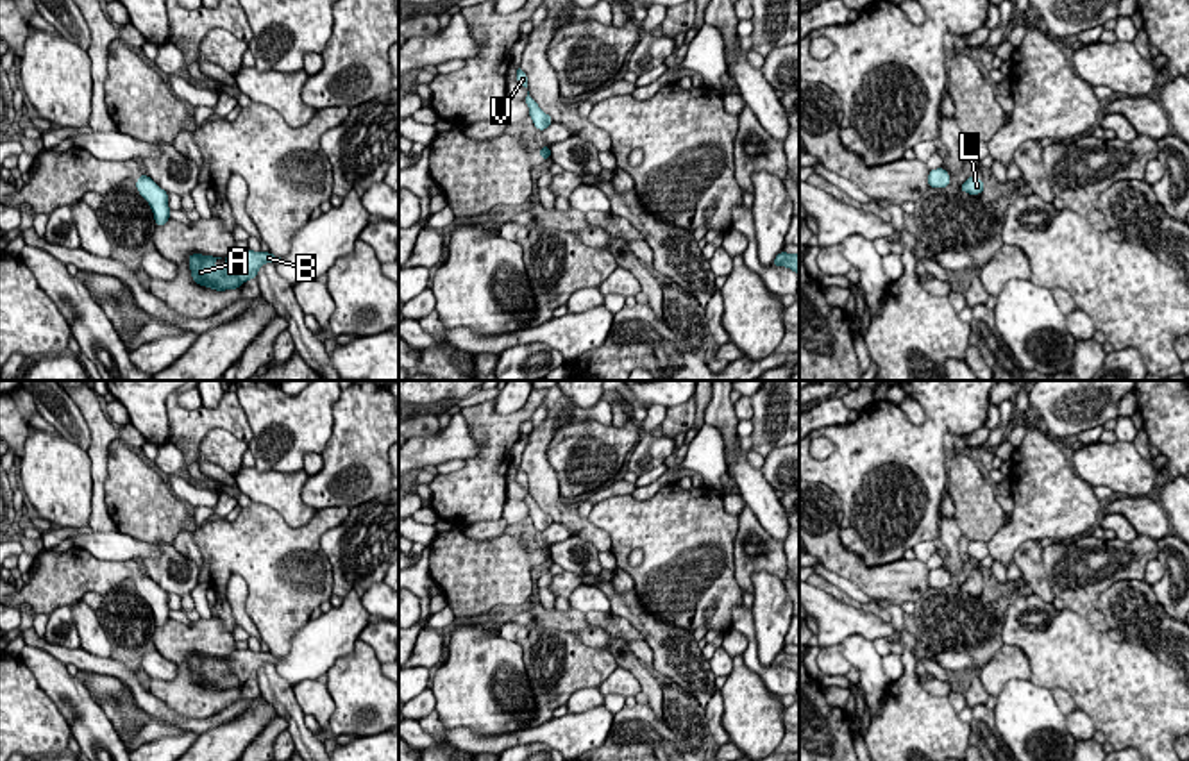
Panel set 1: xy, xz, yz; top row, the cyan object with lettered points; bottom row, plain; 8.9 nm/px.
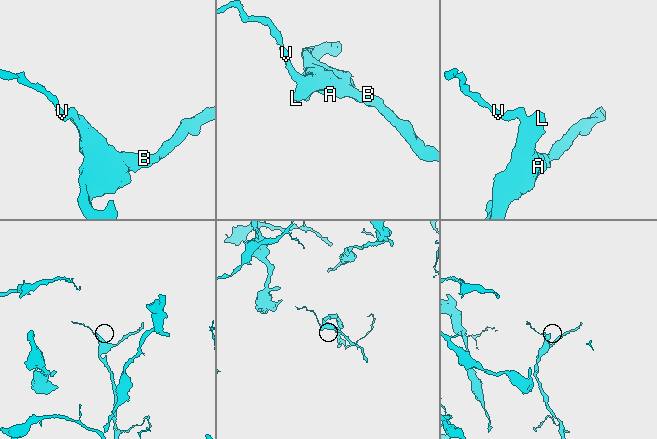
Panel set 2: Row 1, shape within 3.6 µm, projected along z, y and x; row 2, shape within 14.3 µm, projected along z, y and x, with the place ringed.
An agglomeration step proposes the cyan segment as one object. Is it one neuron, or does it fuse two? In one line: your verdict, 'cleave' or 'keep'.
keep

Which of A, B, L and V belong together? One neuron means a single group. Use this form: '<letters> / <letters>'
A B L V

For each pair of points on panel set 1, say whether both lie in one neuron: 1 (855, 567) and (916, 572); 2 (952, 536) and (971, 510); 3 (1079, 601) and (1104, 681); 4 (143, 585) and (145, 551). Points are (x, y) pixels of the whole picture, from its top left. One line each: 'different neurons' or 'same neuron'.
1: same neuron
2: different neurons
3: different neurons
4: different neurons

